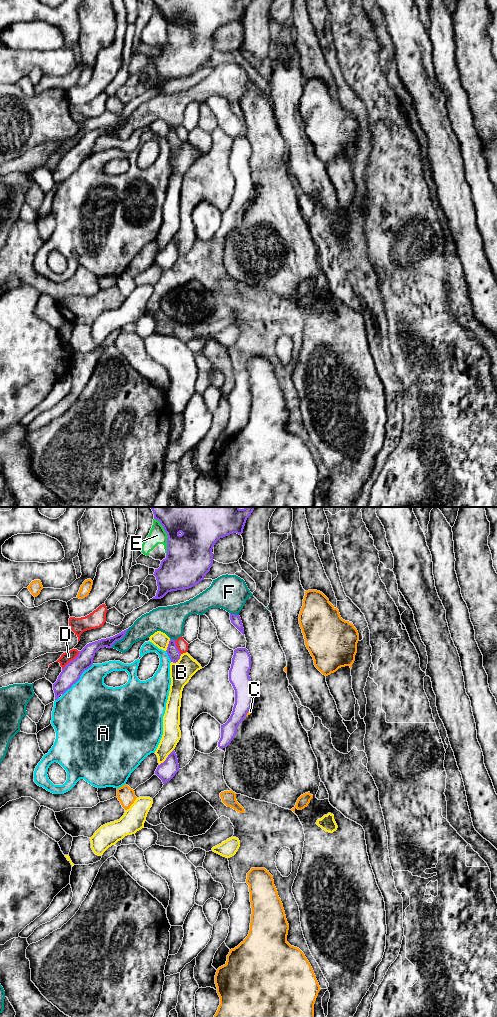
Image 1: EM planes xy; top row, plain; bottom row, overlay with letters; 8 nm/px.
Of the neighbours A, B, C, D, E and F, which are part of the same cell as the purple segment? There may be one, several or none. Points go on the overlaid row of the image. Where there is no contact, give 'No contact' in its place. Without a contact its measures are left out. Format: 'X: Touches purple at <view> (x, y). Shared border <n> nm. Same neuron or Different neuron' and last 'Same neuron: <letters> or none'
A: Touches purple at xy (78, 679). Shared border 360 nm. Different neuron
B: Touches purple at xy (167, 757). Shared border 180 nm. Different neuron
C: Touches purple at xy (249, 710). Shared border 100 nm. Different neuron
D: Touches purple at xy (72, 660). Shared border 220 nm. Different neuron
E: Touches purple at xy (167, 535). Shared border 320 nm. Different neuron
F: Touches purple at xy (120, 639). Shared border 220 nm. Different neuron
Same neuron: none

